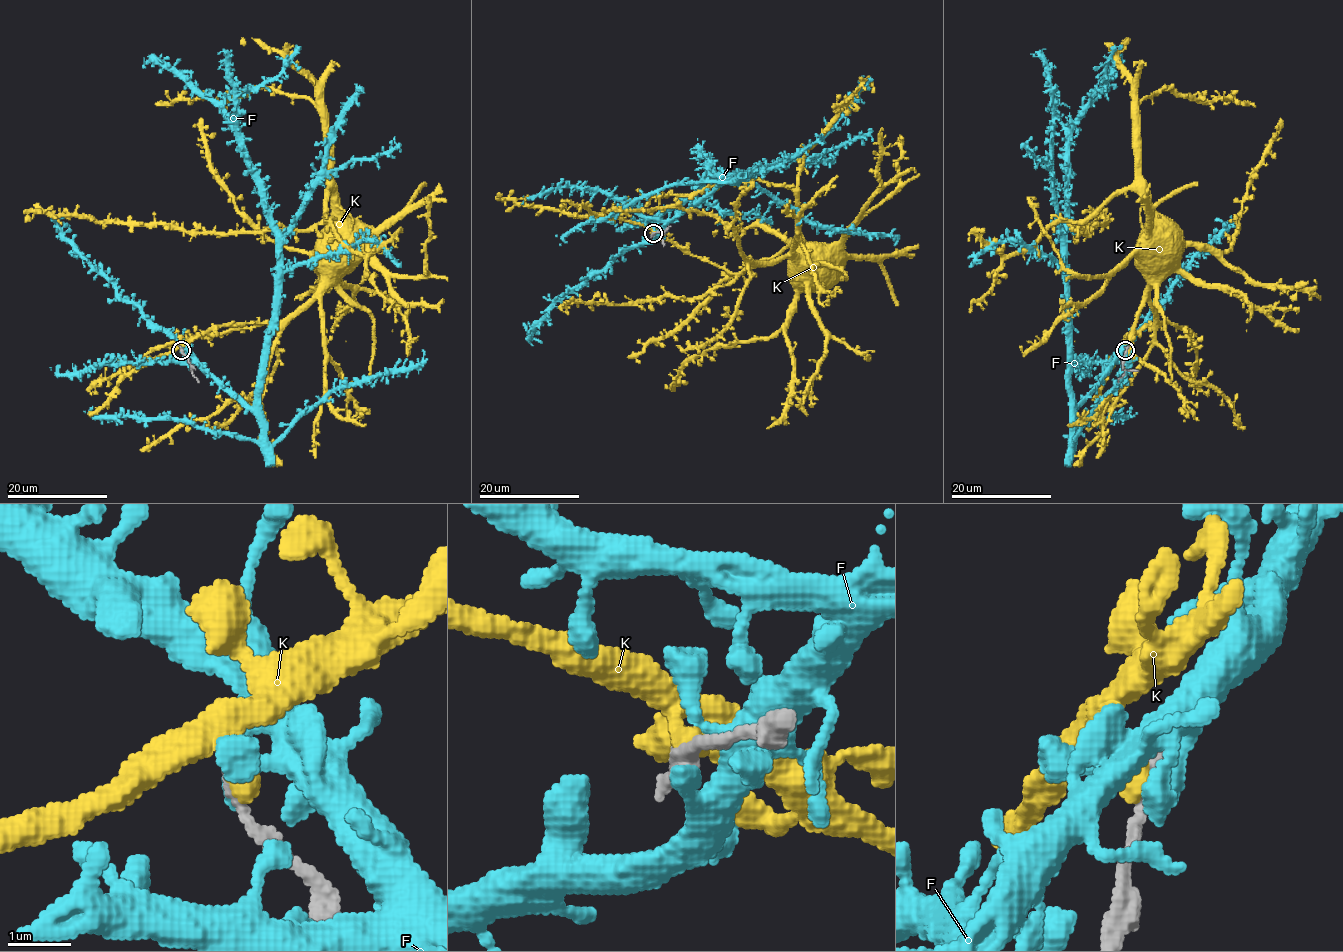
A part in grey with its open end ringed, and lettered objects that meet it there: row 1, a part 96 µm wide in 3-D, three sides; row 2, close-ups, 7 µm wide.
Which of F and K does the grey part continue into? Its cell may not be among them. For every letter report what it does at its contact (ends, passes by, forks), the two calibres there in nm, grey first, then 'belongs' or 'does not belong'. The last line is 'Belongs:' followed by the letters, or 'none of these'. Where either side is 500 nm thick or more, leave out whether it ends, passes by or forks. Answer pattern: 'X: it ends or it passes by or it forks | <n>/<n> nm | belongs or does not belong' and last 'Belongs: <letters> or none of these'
F: it ends | 400/400 nm | does not belong
K: it ends | 400/360 nm | belongs
Belongs: K

